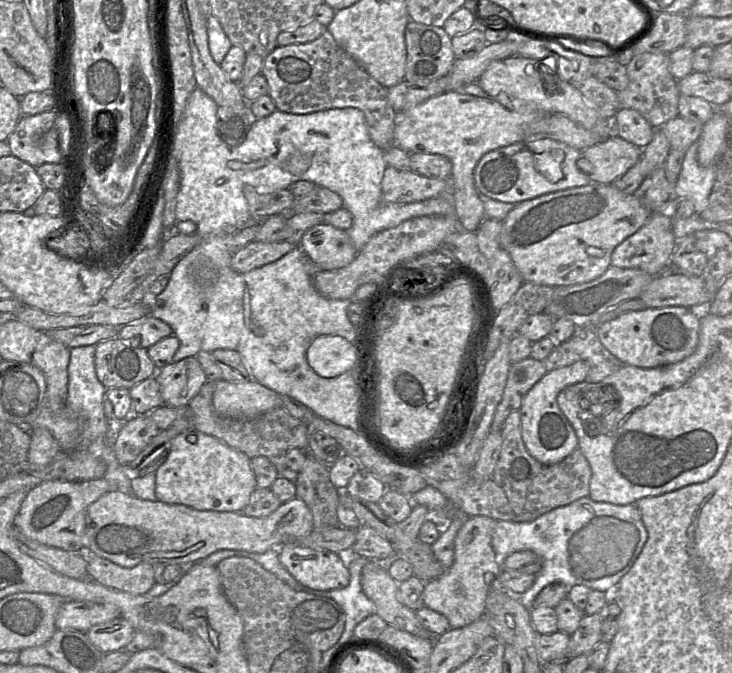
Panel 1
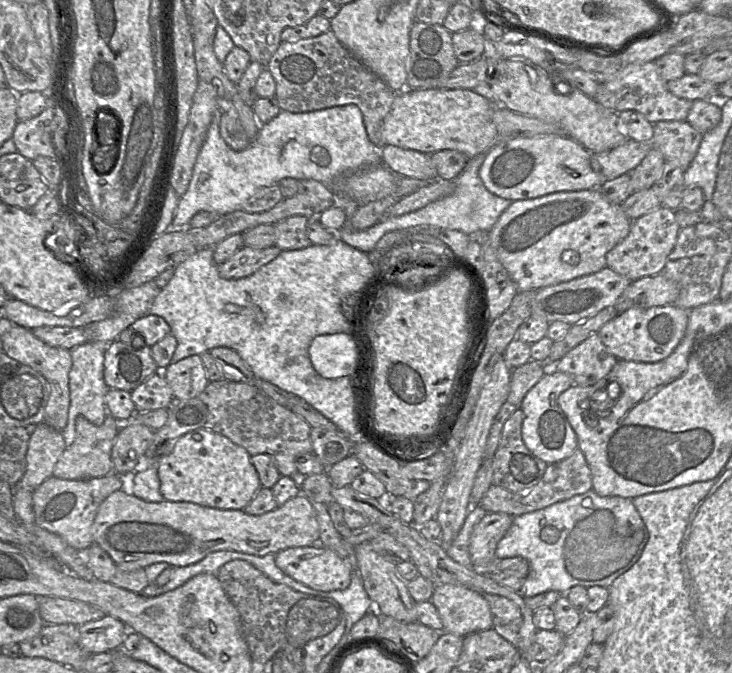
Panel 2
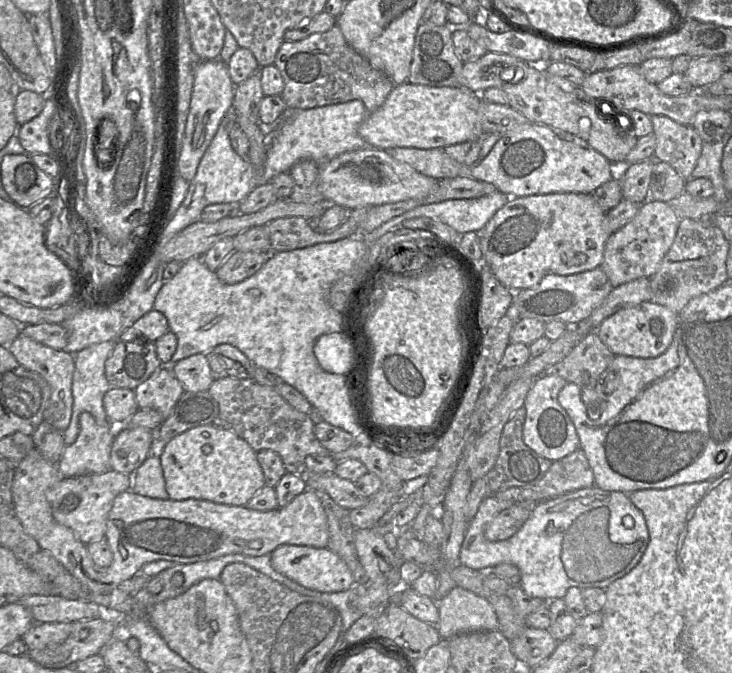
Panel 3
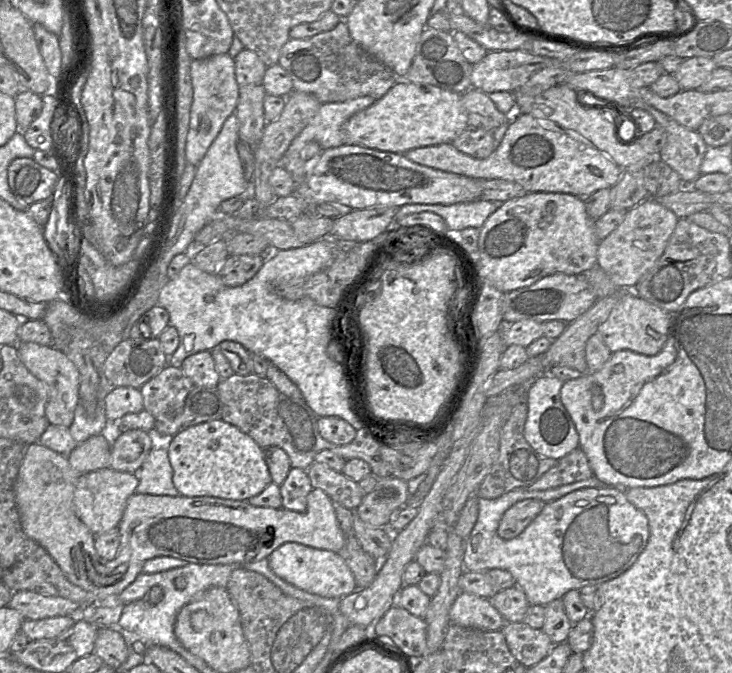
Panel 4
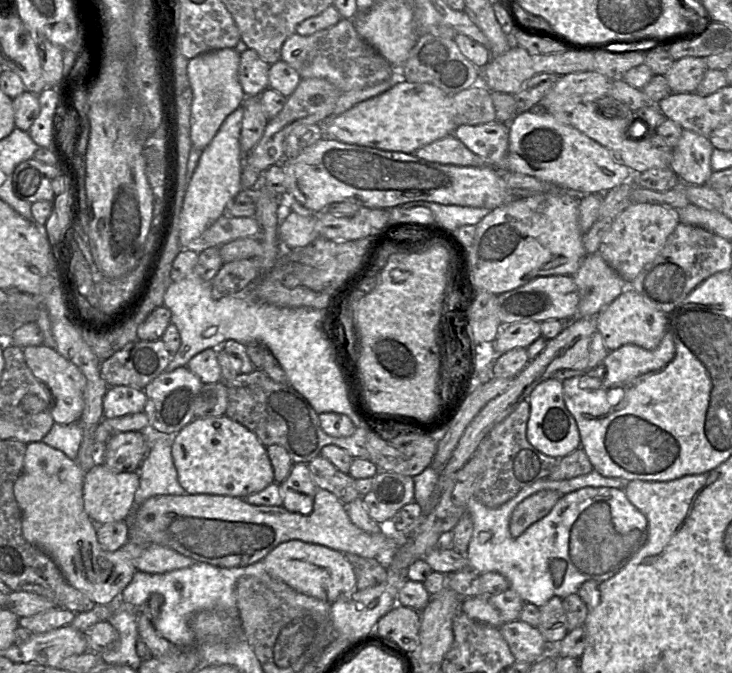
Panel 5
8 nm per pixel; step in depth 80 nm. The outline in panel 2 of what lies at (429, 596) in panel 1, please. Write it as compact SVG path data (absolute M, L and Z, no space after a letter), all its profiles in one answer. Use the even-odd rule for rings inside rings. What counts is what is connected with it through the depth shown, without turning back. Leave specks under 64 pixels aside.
M503 512L487 513L474 527L469 553L475 571L485 574L496 571L496 546L511 527L513 519L512 515ZM435 585L430 601L443 623L443 631L465 637L491 629L492 614L487 600L474 590L462 585Z

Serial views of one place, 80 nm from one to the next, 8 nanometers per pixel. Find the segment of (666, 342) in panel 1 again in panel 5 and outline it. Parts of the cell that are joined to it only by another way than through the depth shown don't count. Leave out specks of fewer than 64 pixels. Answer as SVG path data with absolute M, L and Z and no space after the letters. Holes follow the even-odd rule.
M627 288L597 315L597 332L609 351L625 344L633 344L647 350L655 349L666 331L666 315L656 309L641 295Z

